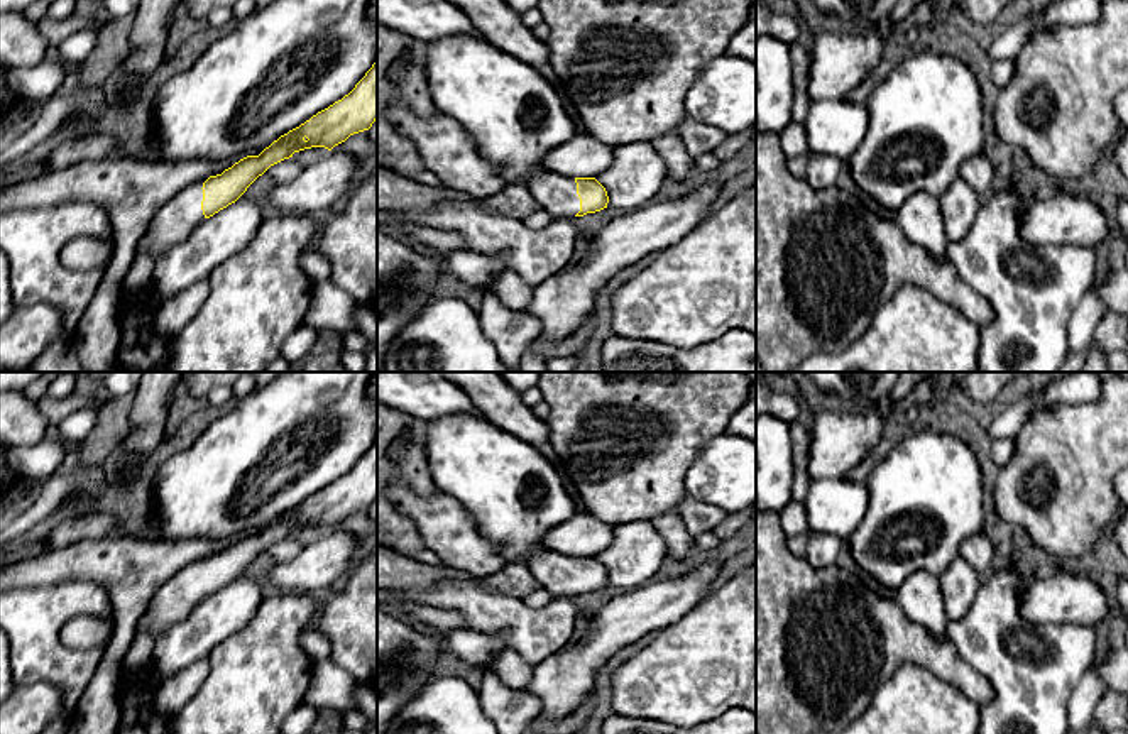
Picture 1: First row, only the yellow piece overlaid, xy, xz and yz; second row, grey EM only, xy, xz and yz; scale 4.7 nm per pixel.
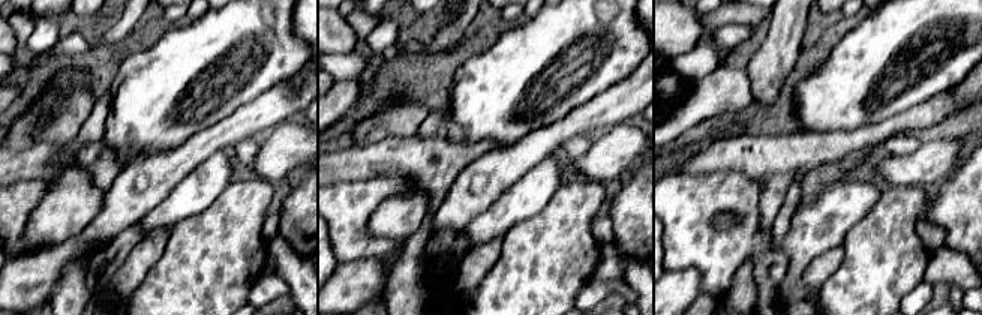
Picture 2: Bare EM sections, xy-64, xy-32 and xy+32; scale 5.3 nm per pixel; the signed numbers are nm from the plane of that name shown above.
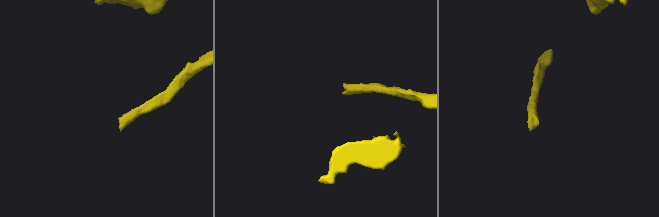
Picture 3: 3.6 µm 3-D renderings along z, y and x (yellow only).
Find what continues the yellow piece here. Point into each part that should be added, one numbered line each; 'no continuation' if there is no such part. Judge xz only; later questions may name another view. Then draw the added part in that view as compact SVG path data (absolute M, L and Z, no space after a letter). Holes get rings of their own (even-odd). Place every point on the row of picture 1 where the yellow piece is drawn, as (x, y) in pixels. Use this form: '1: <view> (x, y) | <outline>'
1: xz (557, 195) | M543 173L529 179L526 188L553 218L573 218L580 211L575 178Z

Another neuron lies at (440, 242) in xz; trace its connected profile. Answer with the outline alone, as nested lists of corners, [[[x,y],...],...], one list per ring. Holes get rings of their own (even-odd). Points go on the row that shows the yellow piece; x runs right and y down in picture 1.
[[[414,225],[406,238],[409,245],[430,250],[436,255],[446,255],[453,250],[468,250],[468,244],[460,232],[440,230],[431,227]]]

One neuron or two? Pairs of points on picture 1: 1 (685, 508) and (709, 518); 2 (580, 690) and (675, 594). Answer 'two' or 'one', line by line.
1: one
2: one

